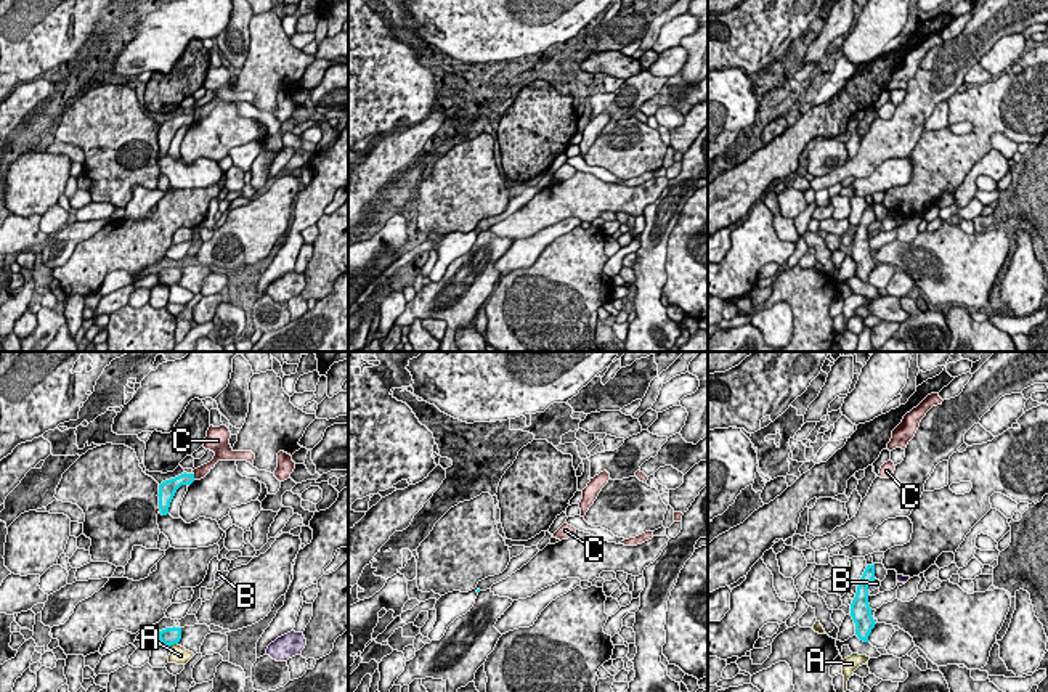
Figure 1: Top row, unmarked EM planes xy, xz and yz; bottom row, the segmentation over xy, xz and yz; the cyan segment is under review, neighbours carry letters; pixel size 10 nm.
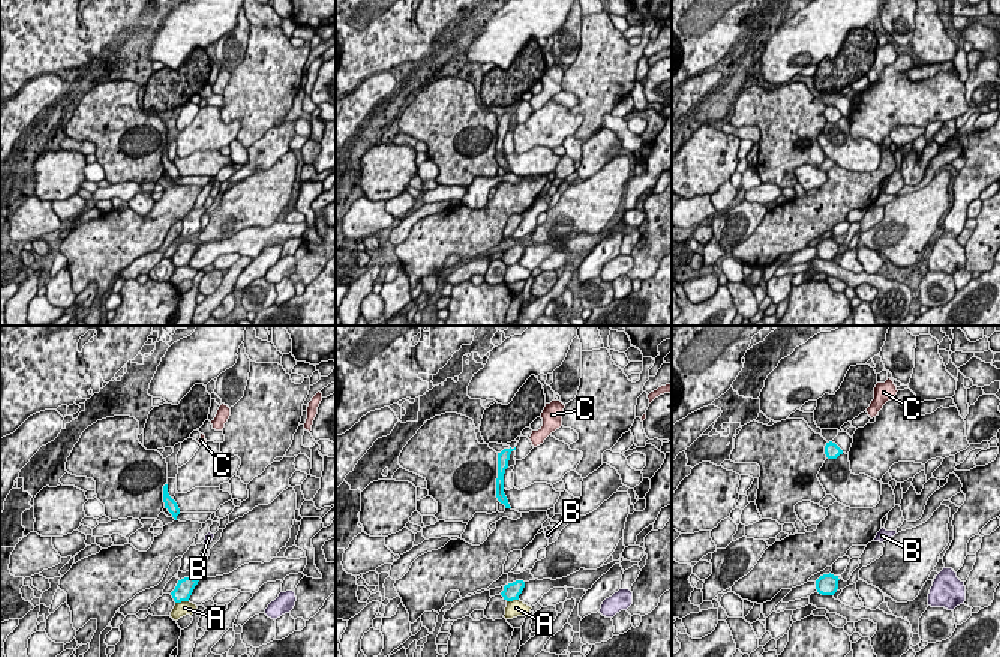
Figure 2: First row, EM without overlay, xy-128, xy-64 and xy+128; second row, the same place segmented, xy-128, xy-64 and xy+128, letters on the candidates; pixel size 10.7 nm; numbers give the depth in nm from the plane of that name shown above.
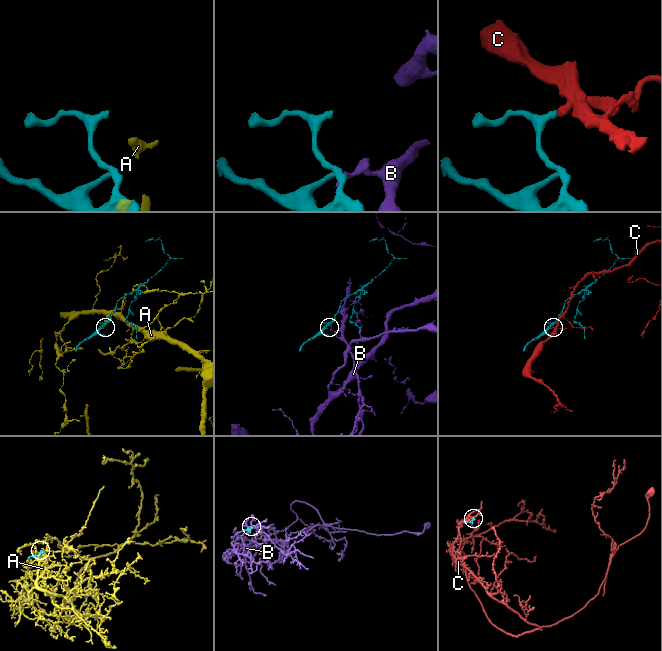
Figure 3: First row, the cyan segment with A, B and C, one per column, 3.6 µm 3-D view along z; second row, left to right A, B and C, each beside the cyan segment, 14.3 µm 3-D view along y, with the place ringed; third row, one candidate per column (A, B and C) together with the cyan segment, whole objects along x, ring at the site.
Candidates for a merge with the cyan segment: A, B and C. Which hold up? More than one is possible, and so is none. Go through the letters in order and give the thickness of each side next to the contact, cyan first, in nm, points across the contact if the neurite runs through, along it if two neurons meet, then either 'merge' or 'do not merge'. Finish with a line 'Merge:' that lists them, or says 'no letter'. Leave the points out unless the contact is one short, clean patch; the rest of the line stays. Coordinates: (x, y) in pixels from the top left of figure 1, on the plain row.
A: 190/180 nm | do not merge
B: 170/90 nm | along yz (875, 219), (867, 230) | do not merge
C: 140/120 nm | along xy (193, 113), (194, 119) | do not merge
Merge: no letter

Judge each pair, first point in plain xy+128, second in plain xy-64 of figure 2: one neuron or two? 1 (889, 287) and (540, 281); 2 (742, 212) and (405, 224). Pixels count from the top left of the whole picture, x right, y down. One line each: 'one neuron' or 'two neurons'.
1: two neurons
2: one neuron

